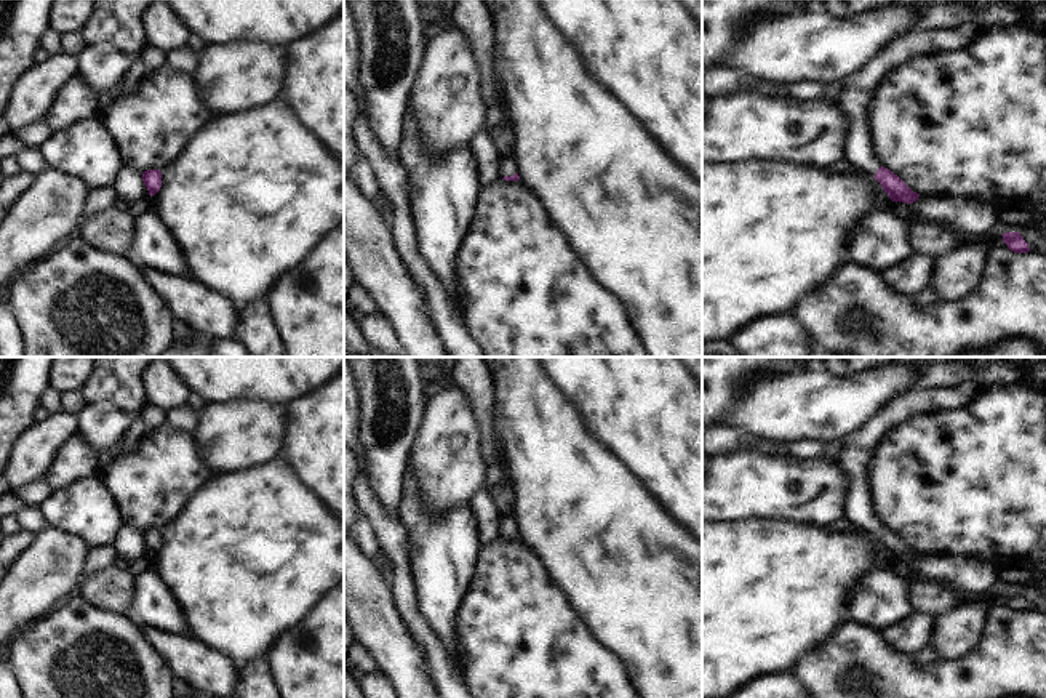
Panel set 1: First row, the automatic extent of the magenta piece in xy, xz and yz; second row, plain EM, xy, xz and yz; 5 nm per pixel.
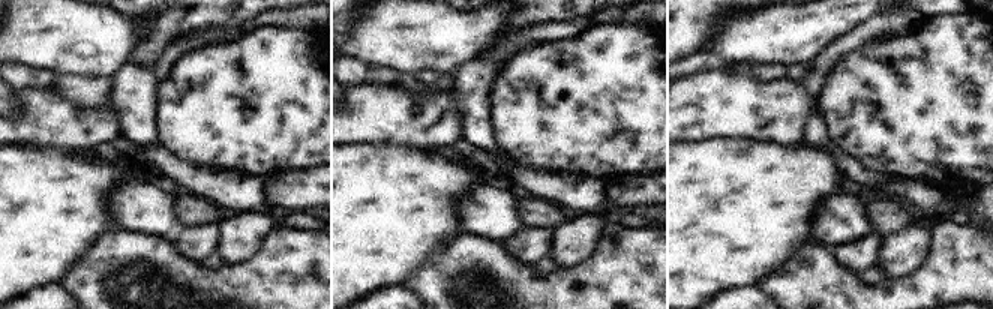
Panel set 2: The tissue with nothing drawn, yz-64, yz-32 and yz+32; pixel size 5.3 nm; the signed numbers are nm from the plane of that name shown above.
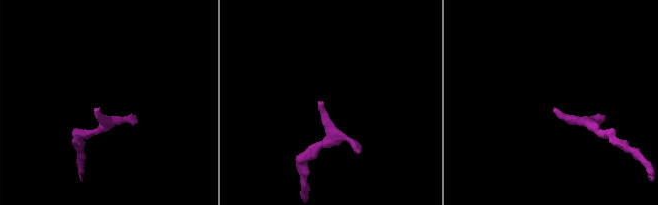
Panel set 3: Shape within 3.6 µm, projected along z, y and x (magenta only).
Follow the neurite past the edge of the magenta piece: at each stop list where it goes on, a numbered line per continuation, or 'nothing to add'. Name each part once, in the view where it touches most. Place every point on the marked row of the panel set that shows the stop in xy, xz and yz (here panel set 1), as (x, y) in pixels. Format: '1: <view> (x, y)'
1: xz (506, 159)

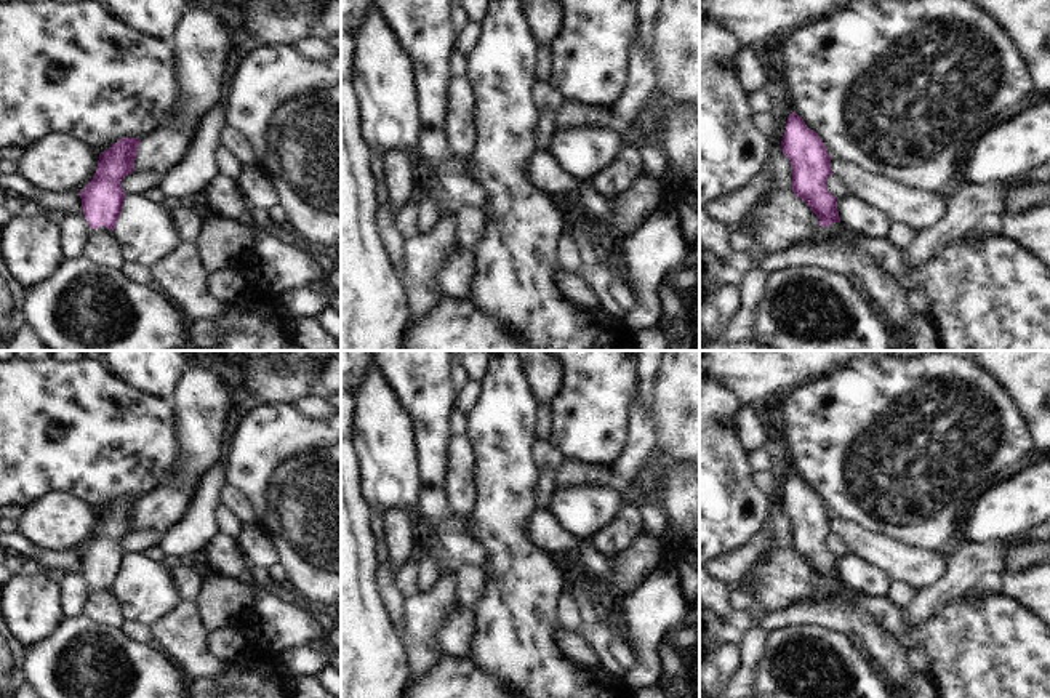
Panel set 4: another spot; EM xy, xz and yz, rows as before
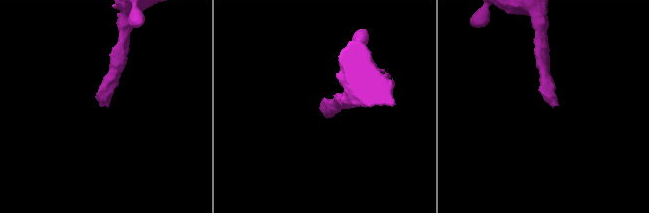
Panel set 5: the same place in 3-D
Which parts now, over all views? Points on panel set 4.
1: xy (104, 248)

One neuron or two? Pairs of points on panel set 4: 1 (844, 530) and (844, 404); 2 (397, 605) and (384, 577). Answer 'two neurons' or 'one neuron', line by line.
1: two neurons
2: one neuron

